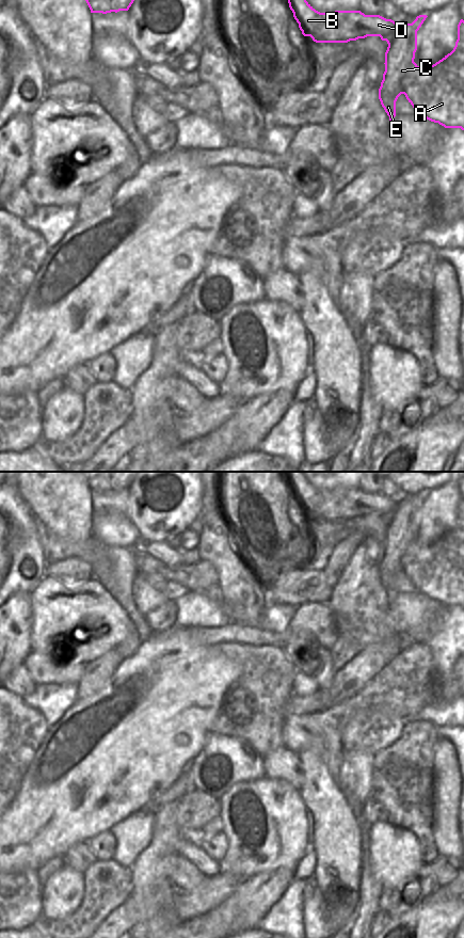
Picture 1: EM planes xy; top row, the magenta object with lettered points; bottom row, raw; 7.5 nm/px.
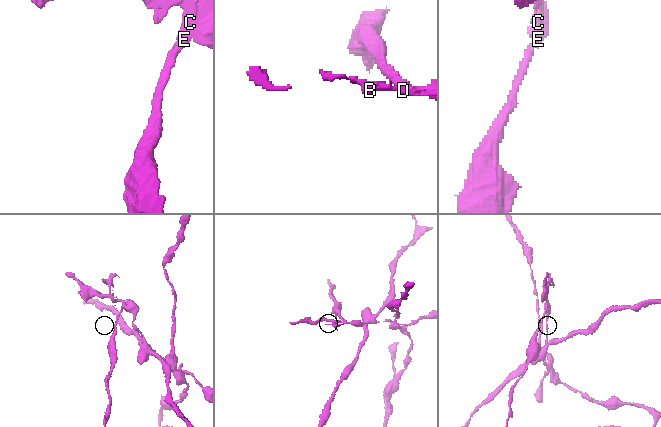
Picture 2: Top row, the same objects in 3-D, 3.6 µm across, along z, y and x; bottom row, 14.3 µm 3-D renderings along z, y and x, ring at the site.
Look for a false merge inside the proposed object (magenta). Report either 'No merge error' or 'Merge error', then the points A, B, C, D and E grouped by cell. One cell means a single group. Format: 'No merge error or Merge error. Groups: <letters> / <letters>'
Merge error. Groups: A B C D / E

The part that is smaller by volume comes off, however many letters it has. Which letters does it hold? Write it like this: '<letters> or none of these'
E

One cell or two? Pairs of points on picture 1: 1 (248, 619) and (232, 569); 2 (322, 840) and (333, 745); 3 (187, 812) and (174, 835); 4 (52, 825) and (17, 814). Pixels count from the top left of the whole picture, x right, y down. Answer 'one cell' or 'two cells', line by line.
1: one cell
2: two cells
3: two cells
4: one cell

